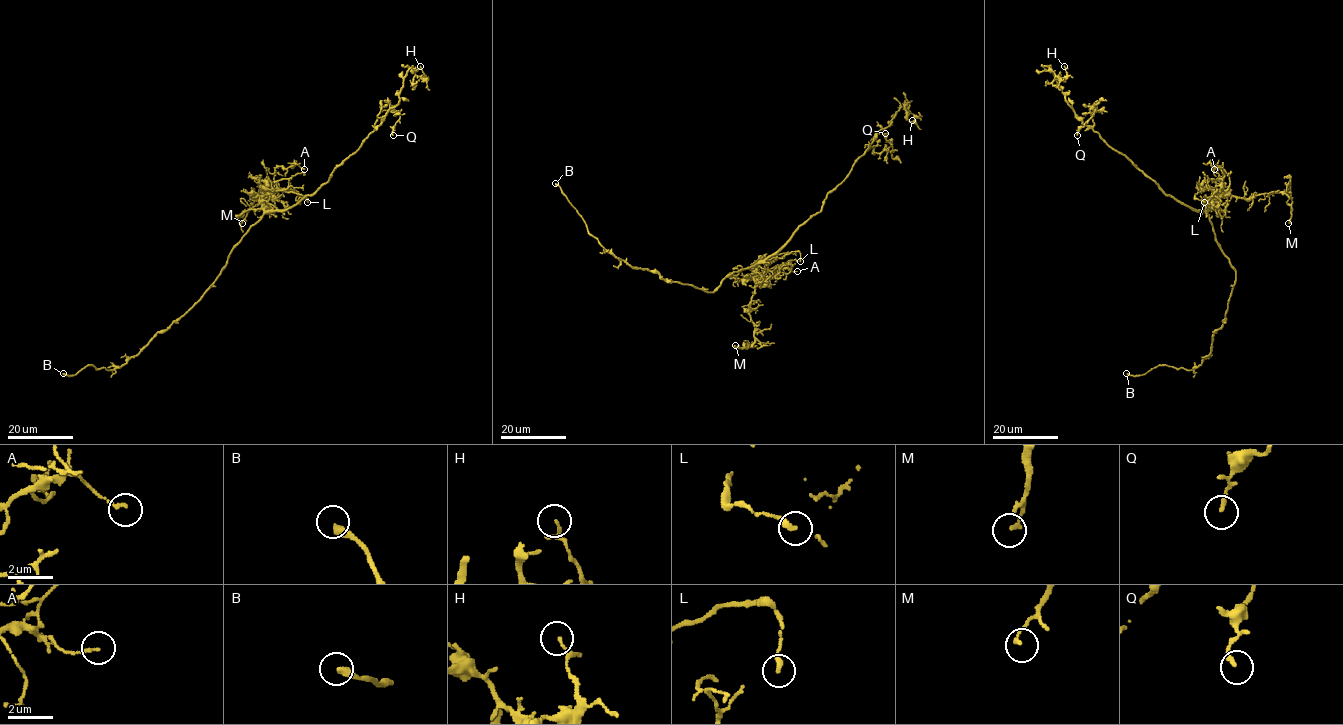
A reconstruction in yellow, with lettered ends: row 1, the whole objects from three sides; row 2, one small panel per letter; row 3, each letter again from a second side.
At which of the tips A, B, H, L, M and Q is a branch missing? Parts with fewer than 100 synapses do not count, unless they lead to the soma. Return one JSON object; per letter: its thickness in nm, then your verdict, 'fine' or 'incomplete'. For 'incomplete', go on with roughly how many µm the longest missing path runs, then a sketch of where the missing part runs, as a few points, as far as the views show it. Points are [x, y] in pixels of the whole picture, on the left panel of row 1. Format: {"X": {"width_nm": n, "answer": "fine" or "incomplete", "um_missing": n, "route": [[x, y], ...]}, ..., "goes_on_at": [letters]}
{"A": {"width_nm": 130, "answer": "fine"}, "B": {"width_nm": 320, "answer": "incomplete", "um_missing": 10, "route": [[63, 373], [36, 370], [33, 373]]}, "H": {"width_nm": 100, "answer": "fine"}, "L": {"width_nm": 240, "answer": "fine"}, "M": {"width_nm": 150, "answer": "fine"}, "Q": {"width_nm": 180, "answer": "fine"}, "goes_on_at": ["B"]}

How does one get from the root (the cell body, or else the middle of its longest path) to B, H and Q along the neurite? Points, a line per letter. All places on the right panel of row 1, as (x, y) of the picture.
B: (1209, 219), (1235, 272), (1212, 351), (1192, 369), (1157, 365), (1126, 373)
H: (1209, 219), (1205, 212), (1195, 211), (1167, 195), (1075, 115), (1050, 69), (1058, 77), (1065, 77), (1064, 66)
Q: (1209, 219), (1205, 212), (1167, 195), (1113, 149), (1092, 128), (1094, 104), (1096, 110), (1077, 135)

